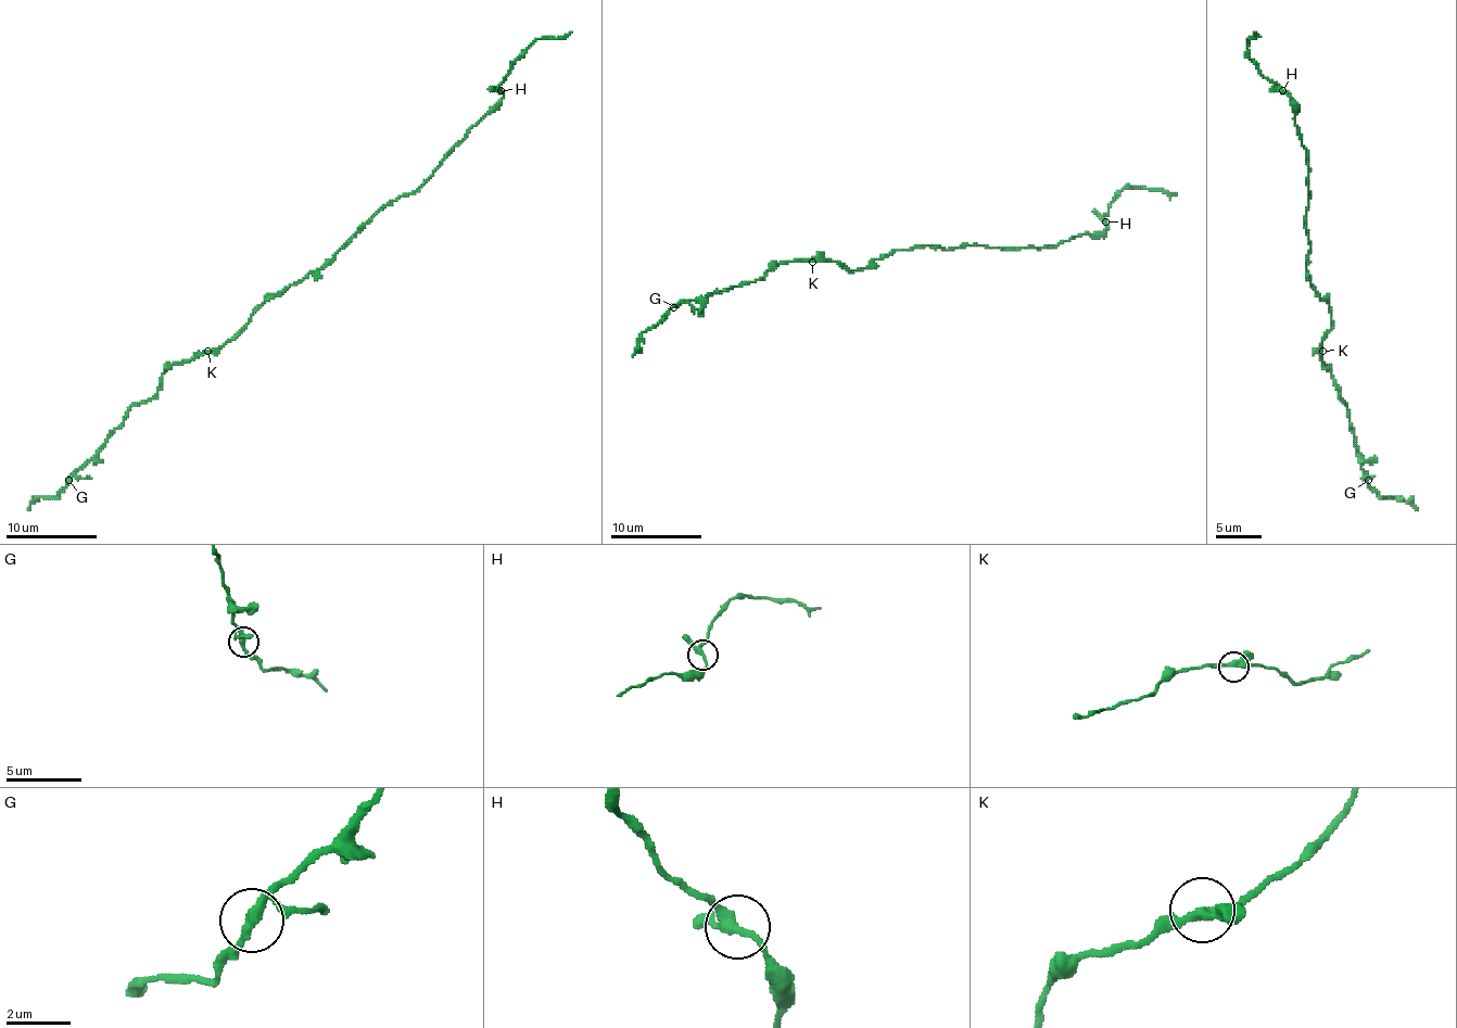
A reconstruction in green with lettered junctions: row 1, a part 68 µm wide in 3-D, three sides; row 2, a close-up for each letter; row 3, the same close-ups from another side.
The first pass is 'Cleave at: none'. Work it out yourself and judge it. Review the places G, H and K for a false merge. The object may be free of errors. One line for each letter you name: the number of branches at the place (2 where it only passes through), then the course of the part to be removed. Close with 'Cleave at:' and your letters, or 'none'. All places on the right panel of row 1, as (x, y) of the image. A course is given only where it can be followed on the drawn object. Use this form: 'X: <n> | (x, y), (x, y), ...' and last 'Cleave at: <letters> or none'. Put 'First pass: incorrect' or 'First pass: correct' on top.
First pass: correct
Cleave at: none

